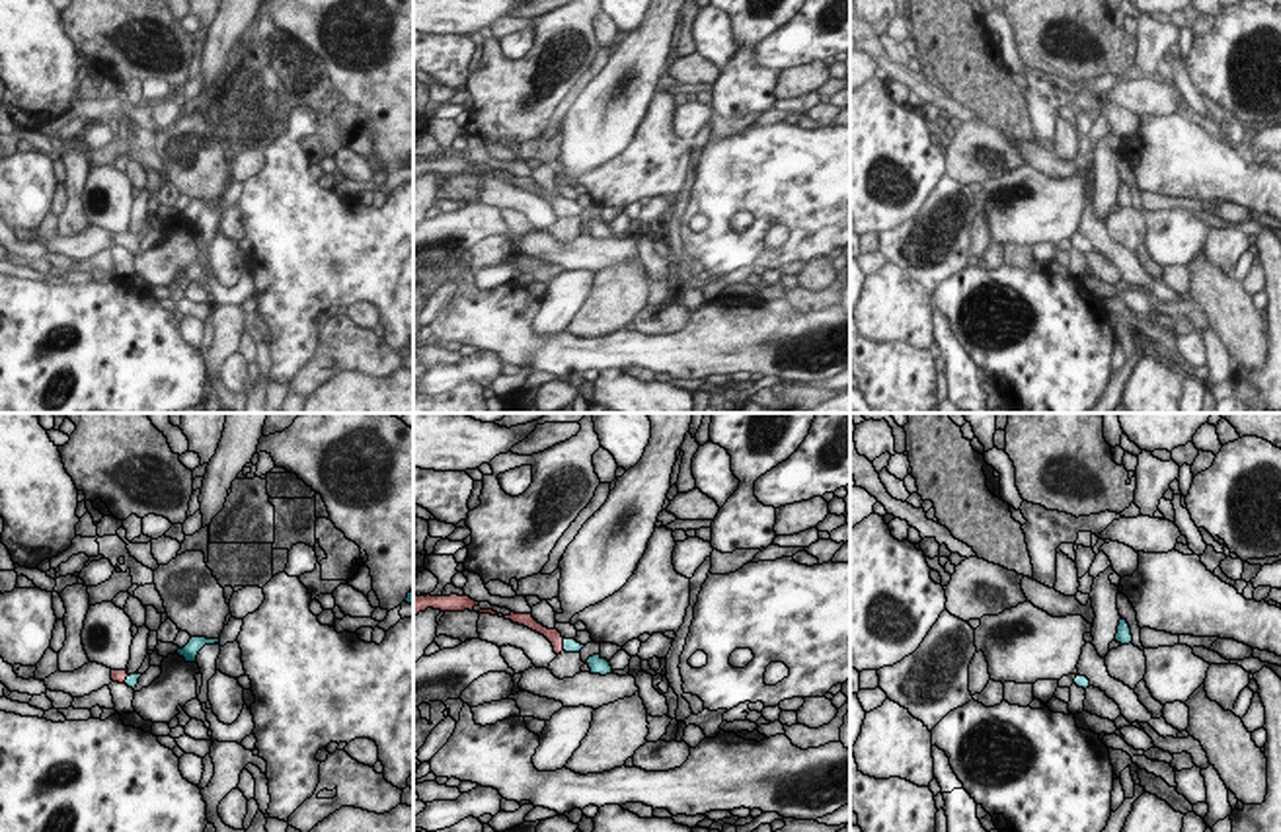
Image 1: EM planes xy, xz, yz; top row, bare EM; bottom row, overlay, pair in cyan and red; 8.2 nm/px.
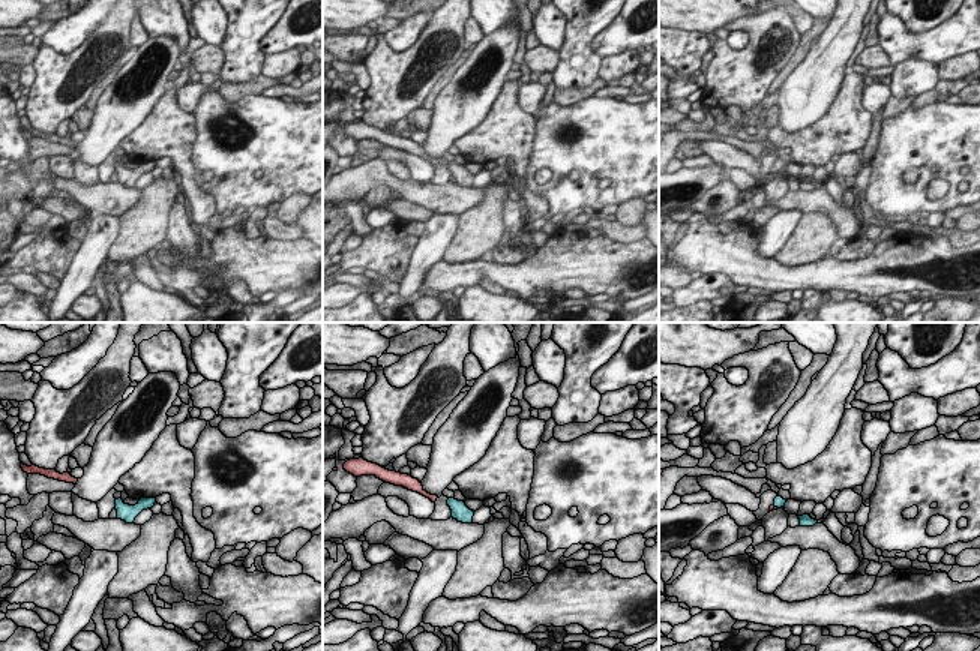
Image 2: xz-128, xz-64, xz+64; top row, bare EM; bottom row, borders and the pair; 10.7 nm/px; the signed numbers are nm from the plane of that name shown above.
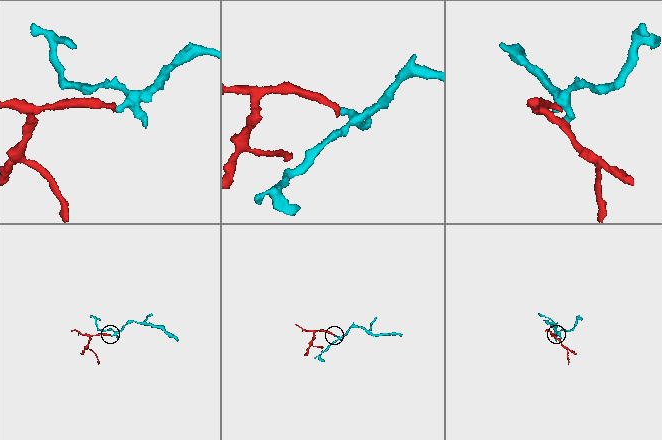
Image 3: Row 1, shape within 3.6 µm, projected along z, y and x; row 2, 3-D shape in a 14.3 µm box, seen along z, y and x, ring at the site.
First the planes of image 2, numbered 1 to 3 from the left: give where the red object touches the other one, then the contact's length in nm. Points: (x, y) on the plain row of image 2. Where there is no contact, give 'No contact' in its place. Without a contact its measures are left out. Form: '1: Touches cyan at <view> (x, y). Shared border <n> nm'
1: No contact
2: No contact
3: No contact

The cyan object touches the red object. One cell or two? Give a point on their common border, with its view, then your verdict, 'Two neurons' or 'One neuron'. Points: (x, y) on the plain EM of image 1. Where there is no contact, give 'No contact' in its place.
Touches cyan at xz (564, 207). One neuron

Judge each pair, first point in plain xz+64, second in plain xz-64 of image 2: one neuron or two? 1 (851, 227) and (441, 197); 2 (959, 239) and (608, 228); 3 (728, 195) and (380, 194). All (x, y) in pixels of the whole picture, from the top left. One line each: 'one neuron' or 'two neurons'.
1: one neuron
2: one neuron
3: one neuron

